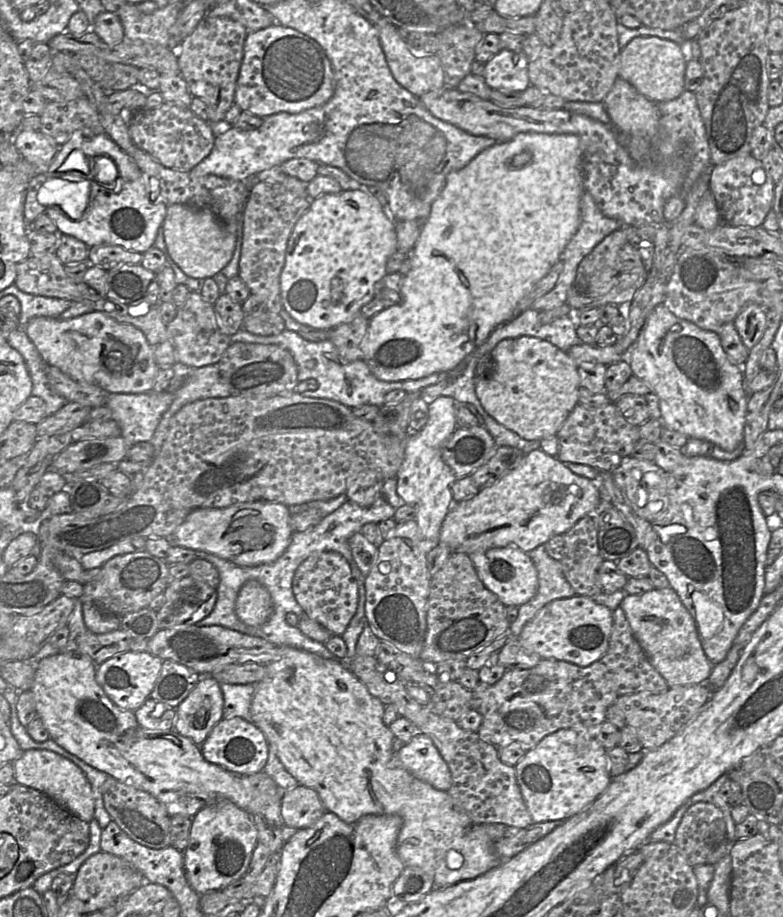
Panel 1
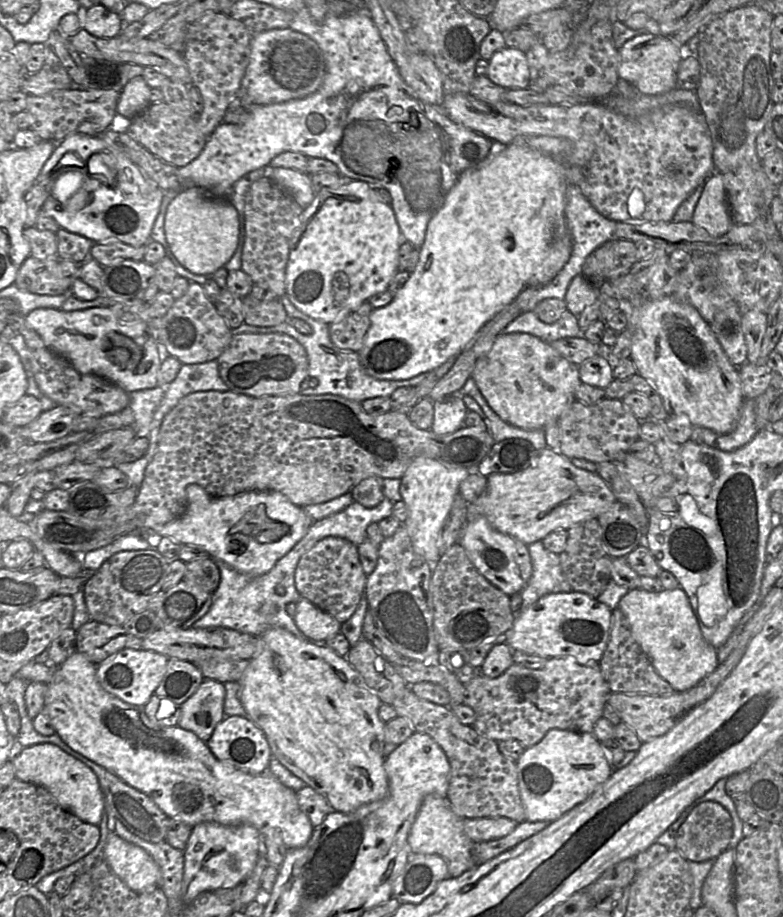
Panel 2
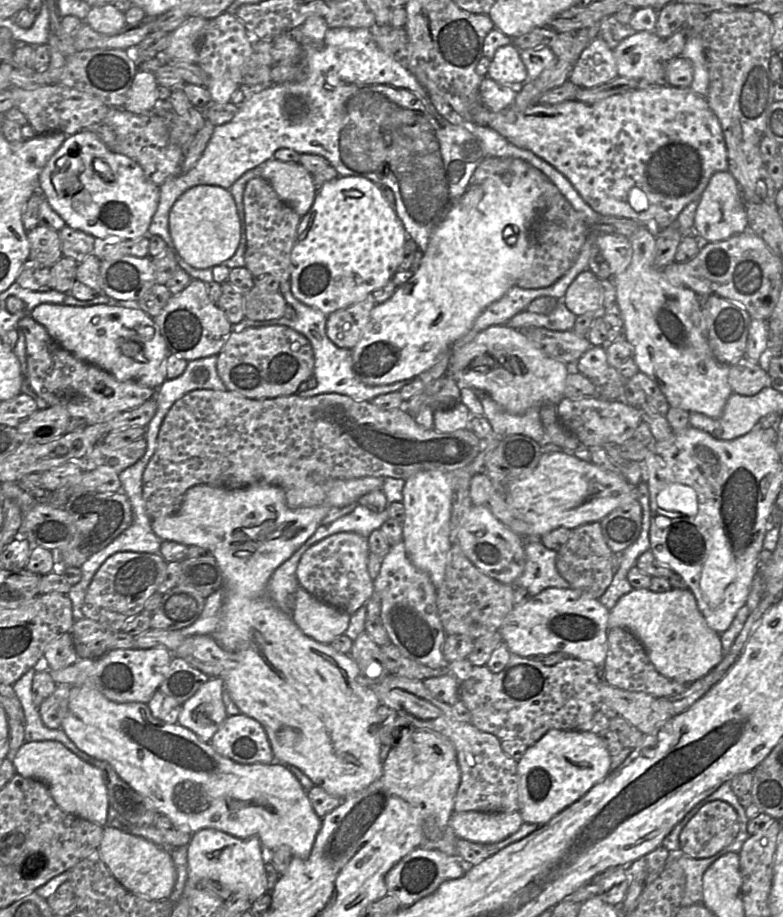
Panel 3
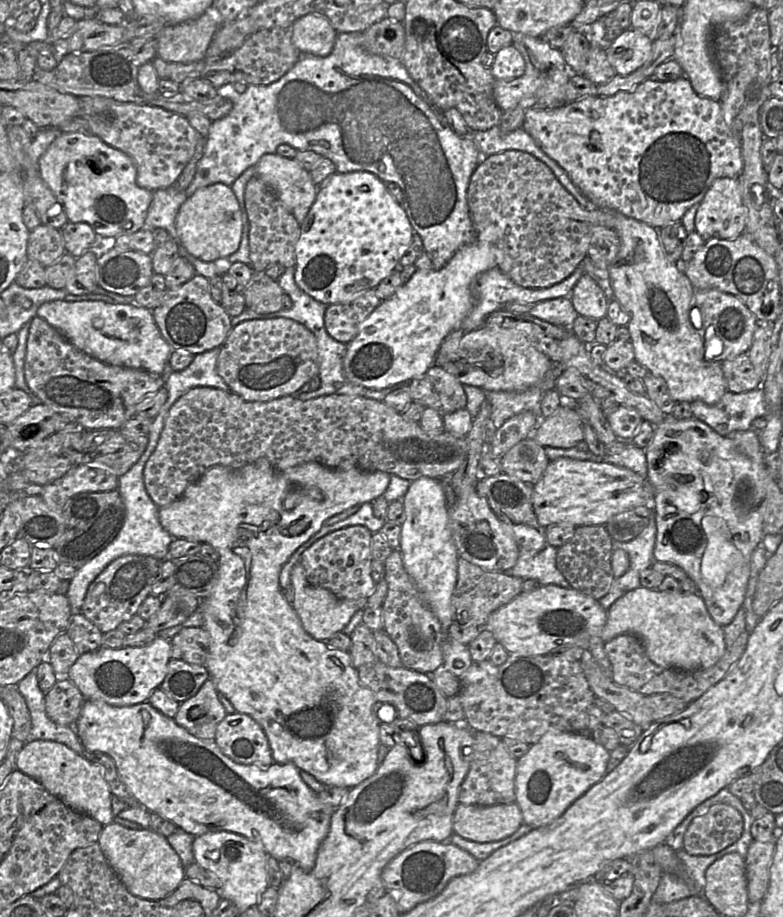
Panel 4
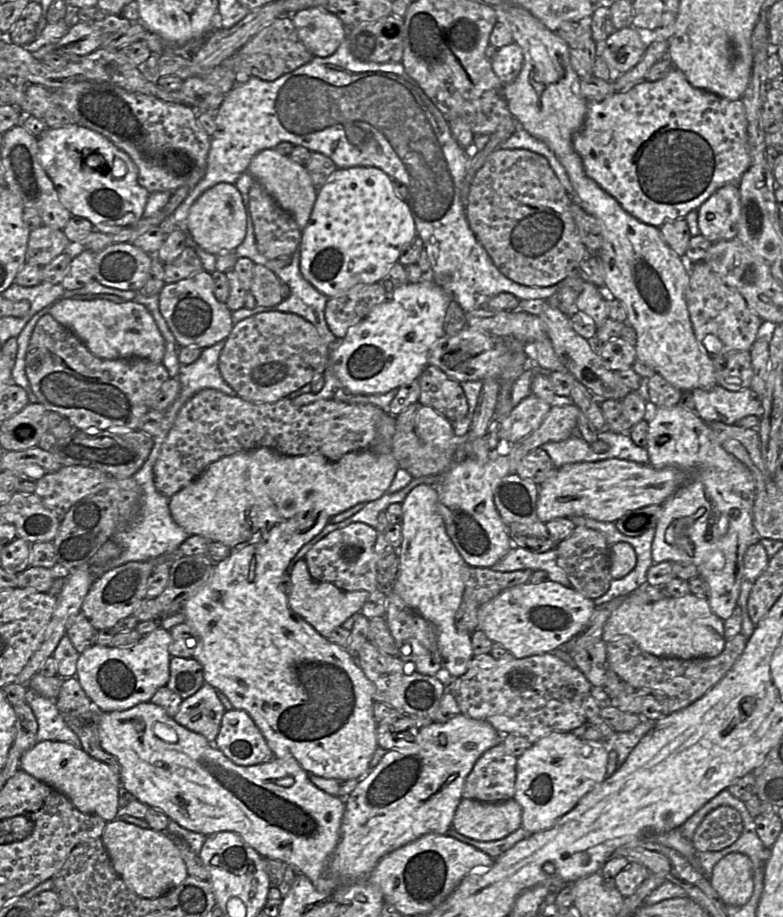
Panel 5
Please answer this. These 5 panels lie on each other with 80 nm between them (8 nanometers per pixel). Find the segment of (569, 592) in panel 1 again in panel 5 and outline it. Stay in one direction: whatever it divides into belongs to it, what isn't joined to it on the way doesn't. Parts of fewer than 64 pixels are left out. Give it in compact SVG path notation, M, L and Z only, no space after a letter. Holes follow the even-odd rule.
M513 546L491 569L501 572L522 569L543 570L547 572L548 580L557 582L566 588L573 588L565 571L557 564L556 548L537 553L522 546Z

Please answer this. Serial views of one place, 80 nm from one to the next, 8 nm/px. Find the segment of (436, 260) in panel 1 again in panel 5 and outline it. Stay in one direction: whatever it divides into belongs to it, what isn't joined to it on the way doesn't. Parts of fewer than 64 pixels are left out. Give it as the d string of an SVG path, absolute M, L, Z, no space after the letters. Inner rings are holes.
M432 280L408 282L387 301L375 306L345 338L330 350L328 365L354 394L381 394L418 379L428 366L428 354L445 333L449 293Z

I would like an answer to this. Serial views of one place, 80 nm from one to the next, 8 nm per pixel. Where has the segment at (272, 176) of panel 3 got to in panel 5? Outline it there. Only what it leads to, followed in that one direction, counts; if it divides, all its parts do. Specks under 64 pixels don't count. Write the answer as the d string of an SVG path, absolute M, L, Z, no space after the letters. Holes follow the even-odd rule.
M269 148L260 151L252 158L248 172L284 210L294 217L299 228L303 231L310 219L318 192L318 188L313 184L306 168L289 156L278 153L275 148Z

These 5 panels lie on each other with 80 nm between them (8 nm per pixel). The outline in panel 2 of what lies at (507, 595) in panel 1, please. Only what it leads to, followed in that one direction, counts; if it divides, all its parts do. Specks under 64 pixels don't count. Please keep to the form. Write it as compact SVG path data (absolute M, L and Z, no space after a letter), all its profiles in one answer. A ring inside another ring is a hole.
M484 516L468 521L459 543L477 570L494 586L511 596L521 592L532 575L528 545L494 529Z

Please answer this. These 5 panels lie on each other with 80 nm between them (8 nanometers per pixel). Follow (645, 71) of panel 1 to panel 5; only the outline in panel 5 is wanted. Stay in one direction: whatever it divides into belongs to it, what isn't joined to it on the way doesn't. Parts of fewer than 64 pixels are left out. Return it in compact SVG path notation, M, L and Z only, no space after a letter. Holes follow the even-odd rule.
M629 27L614 30L604 42L596 44L596 57L601 57L610 68L610 81L614 81L620 75L630 71L639 63L646 48L636 30Z

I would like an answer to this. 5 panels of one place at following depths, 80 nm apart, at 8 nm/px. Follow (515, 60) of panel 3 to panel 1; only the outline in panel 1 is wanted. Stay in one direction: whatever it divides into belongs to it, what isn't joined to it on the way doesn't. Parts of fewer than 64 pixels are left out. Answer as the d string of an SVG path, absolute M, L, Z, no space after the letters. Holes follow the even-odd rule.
M501 49L486 64L483 79L492 90L523 92L531 86L526 54Z

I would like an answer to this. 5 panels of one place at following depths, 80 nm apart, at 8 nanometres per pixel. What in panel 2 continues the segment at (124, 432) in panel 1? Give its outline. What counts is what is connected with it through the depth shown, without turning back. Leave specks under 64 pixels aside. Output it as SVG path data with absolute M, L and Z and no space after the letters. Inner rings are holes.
M157 386L152 389L128 393L128 408L134 414L134 422L131 428L135 431L137 437L148 437L154 414L165 394L164 388Z

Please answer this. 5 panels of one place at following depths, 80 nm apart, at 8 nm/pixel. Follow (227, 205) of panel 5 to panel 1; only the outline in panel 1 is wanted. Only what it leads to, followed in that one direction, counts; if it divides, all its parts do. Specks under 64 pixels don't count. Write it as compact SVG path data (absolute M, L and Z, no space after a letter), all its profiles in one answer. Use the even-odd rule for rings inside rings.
M185 204L169 205L162 227L171 259L189 277L213 278L233 256L237 233L230 232L227 225L208 209L195 208Z

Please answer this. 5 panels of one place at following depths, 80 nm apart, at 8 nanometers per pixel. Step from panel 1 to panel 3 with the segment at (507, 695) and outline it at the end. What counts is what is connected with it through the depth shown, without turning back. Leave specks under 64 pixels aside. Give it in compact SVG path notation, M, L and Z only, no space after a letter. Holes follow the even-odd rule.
M511 653L508 664L499 673L493 673L486 665L473 665L473 668L468 677L463 681L460 681L459 699L465 704L465 706L469 709L471 713L470 723L479 730L492 733L500 740L514 739L521 741L527 746L532 746L550 729L590 731L593 715L596 711L599 710L600 703L602 702L600 694L601 682L601 672L591 662L586 662L573 657L567 657L554 665L545 665L533 657L522 657L520 655Z

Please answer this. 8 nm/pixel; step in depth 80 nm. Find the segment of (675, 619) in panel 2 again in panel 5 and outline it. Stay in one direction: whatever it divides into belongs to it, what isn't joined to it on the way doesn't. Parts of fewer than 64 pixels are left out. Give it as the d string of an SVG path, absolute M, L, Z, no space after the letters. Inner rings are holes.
M693 594L681 598L667 597L650 604L621 604L608 618L602 641L609 643L618 637L632 638L641 649L658 657L681 659L713 658L724 650L724 621L710 608L705 598Z

